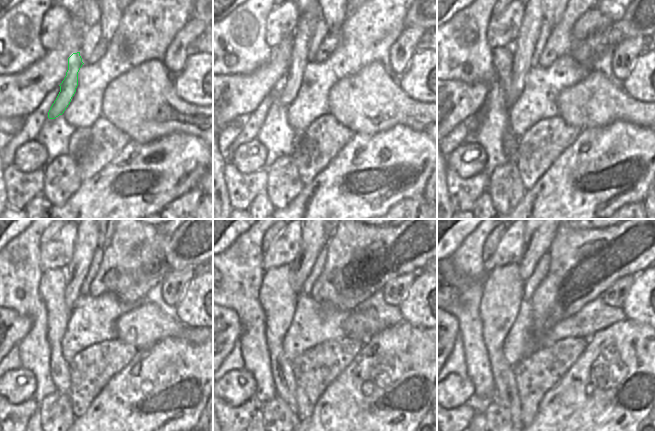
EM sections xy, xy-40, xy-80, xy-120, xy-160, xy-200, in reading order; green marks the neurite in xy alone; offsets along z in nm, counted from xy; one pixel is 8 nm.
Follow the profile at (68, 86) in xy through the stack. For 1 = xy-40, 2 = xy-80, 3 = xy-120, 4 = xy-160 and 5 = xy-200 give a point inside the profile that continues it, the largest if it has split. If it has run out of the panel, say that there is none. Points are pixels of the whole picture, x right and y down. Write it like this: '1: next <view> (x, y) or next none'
1: next xy-40 (287, 91)
2: next xy-80 (523, 47)
3: next xy-120 (86, 244)
4: next xy-160 (314, 239)
5: next xy-200 (537, 239)

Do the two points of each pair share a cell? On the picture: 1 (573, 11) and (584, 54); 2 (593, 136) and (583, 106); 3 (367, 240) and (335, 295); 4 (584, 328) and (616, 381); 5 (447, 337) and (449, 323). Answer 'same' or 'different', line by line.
1: same
2: different
3: same
4: different
5: same

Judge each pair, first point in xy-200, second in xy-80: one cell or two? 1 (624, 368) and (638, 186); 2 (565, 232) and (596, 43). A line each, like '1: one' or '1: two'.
1: one
2: one

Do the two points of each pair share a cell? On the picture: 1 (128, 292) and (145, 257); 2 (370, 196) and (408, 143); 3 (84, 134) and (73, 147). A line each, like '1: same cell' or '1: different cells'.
1: same cell
2: same cell
3: same cell

